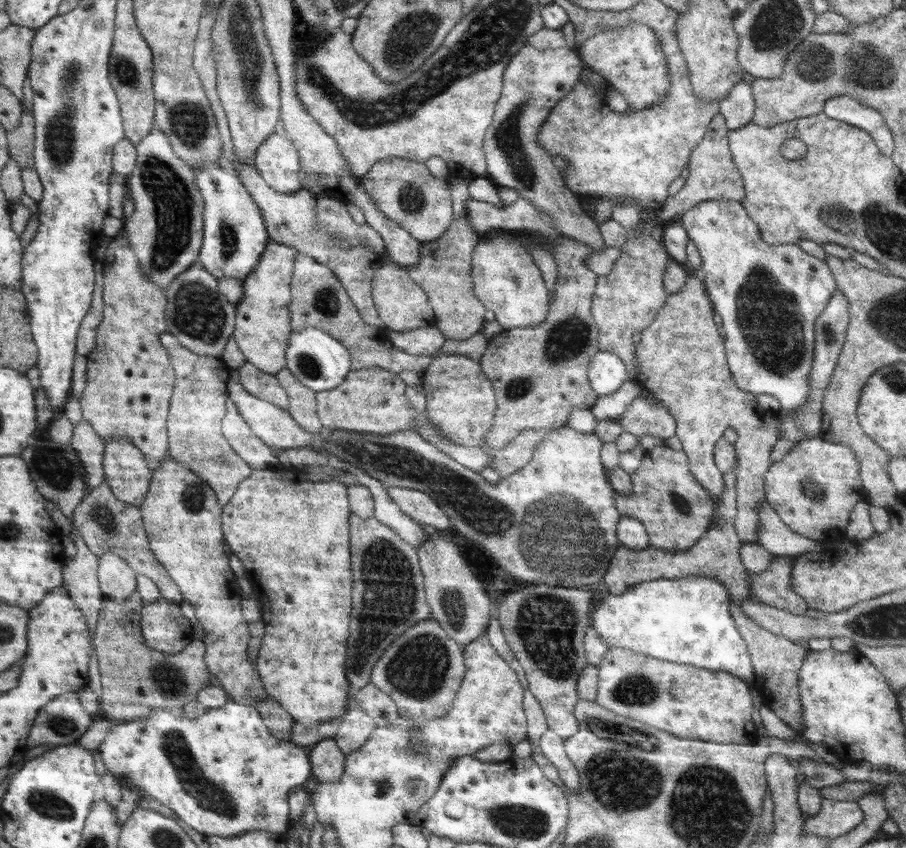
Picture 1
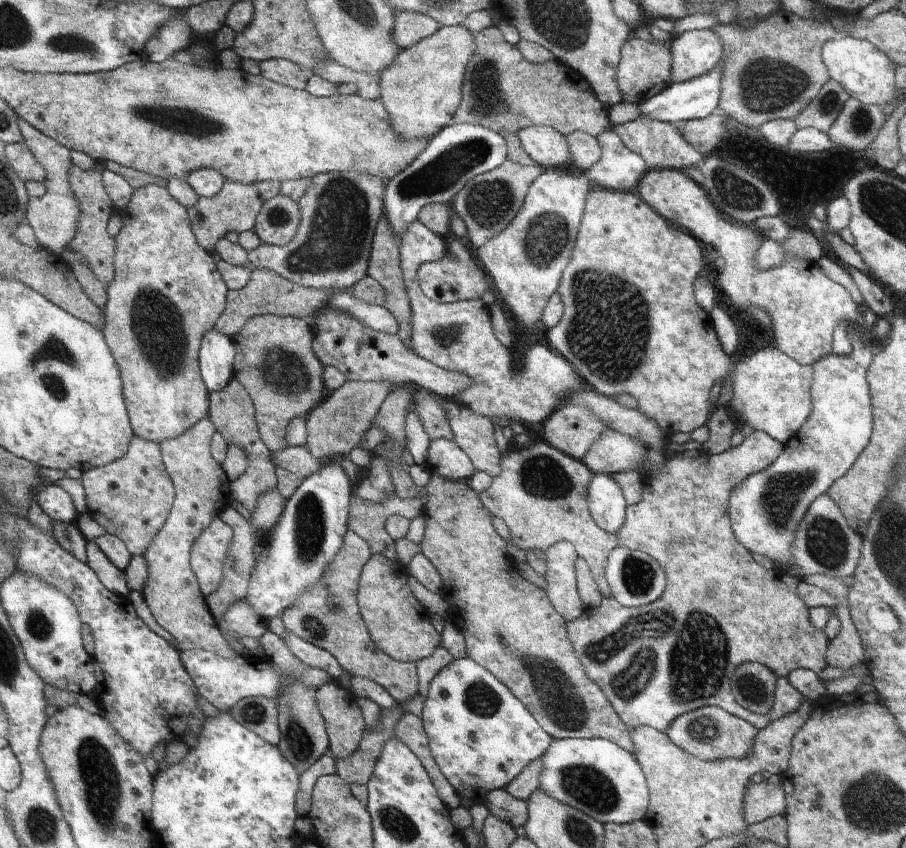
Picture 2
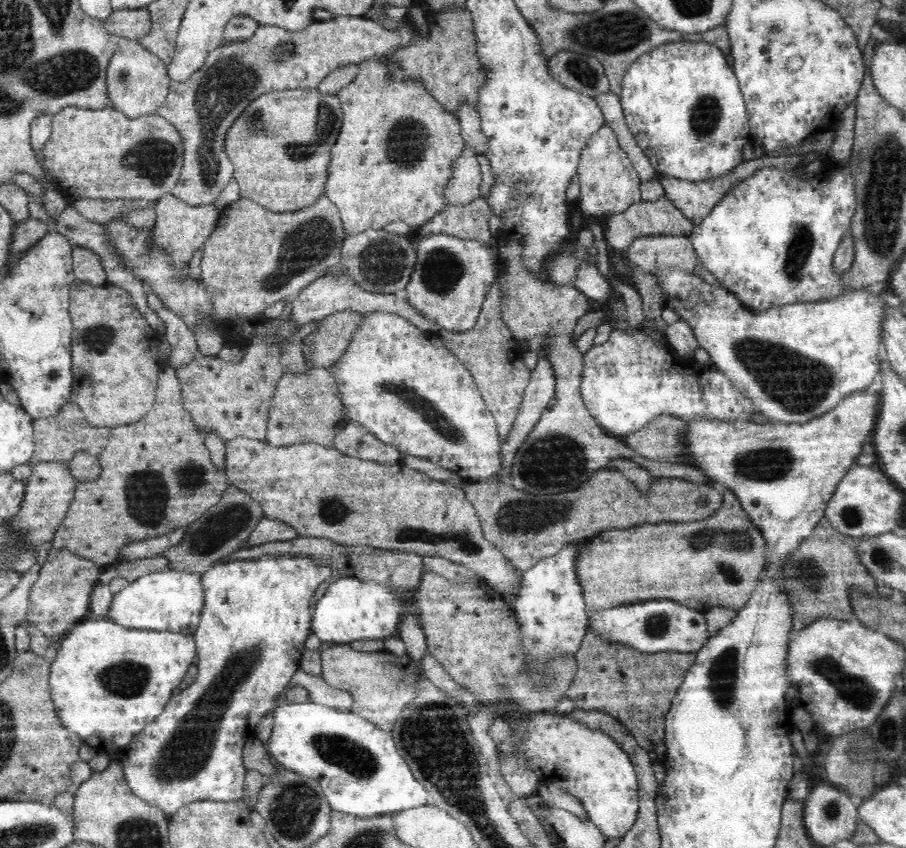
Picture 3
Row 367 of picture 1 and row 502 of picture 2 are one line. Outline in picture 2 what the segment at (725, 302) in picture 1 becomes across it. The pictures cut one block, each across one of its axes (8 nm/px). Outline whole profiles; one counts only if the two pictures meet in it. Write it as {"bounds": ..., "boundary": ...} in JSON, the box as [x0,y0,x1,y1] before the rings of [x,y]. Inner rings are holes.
{"bounds":[728,325,873,580],"boundary":[[[848,325],[852,352],[848,356],[834,353],[809,364],[812,368],[812,412],[784,452],[758,474],[742,480],[730,494],[728,514],[732,532],[738,542],[752,554],[778,560],[777,570],[802,580],[800,568],[792,562],[792,544],[798,524],[815,498],[844,476],[868,446],[873,429],[870,387],[866,372],[872,364],[871,337]]]}

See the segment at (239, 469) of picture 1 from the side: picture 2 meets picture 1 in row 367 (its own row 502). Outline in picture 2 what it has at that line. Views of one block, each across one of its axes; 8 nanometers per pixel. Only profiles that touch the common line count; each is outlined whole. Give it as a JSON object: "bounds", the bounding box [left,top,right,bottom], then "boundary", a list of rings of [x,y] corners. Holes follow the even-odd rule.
{"bounds":[141,417,237,660],"boundary":[[[206,417],[188,428],[182,436],[162,440],[159,444],[162,462],[174,485],[175,497],[162,530],[154,536],[144,554],[148,580],[141,594],[154,620],[178,641],[176,650],[206,650],[232,660],[237,654],[222,636],[218,622],[208,610],[205,597],[190,566],[190,551],[194,542],[230,501],[230,481],[221,464],[211,455],[214,432],[216,428],[213,422]]]}

